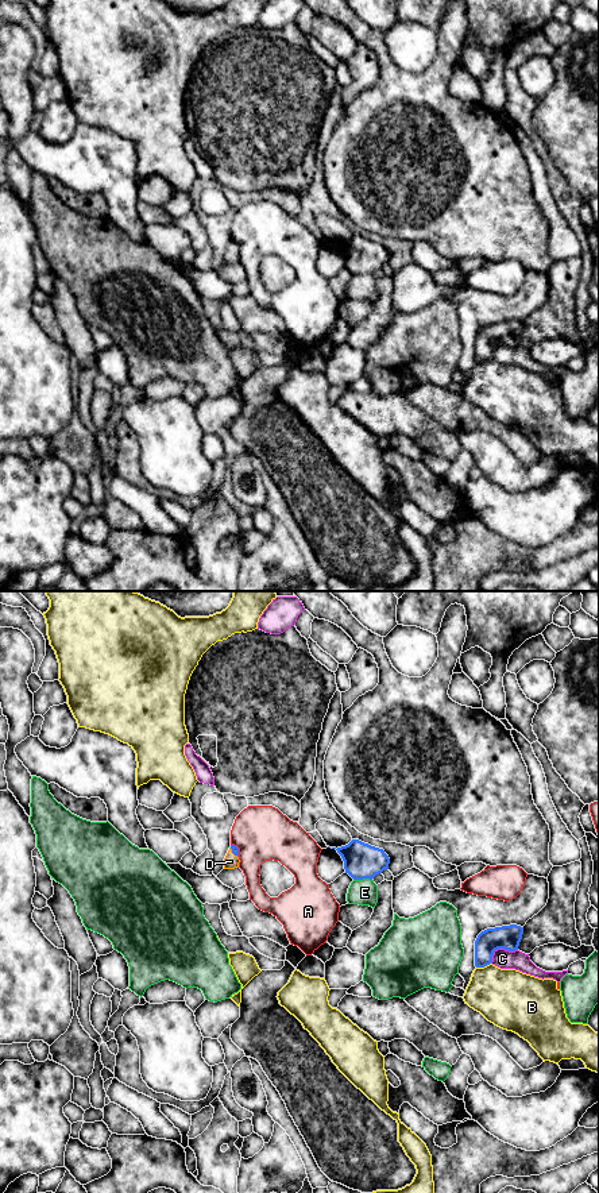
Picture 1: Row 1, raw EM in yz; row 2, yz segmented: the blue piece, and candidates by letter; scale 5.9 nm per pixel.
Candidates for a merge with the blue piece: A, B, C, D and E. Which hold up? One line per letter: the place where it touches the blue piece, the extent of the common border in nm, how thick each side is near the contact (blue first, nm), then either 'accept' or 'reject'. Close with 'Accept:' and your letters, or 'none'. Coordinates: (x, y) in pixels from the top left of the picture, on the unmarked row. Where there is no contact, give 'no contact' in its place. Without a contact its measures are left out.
A: contact yz (238, 244); length 90 nm; calibres 50 and 340 nm; reject
B: contact yz (483, 362); length 90 nm; calibres 140 and 360 nm; reject
C: contact yz (499, 343); length 190 nm; calibres 140 and 120 nm; reject
D: contact yz (234, 248); length 80 nm; calibres 50 and 90 nm; accept
E: contact yz (362, 274); length 110 nm; calibres 200 and 160 nm; reject
Accept: D

